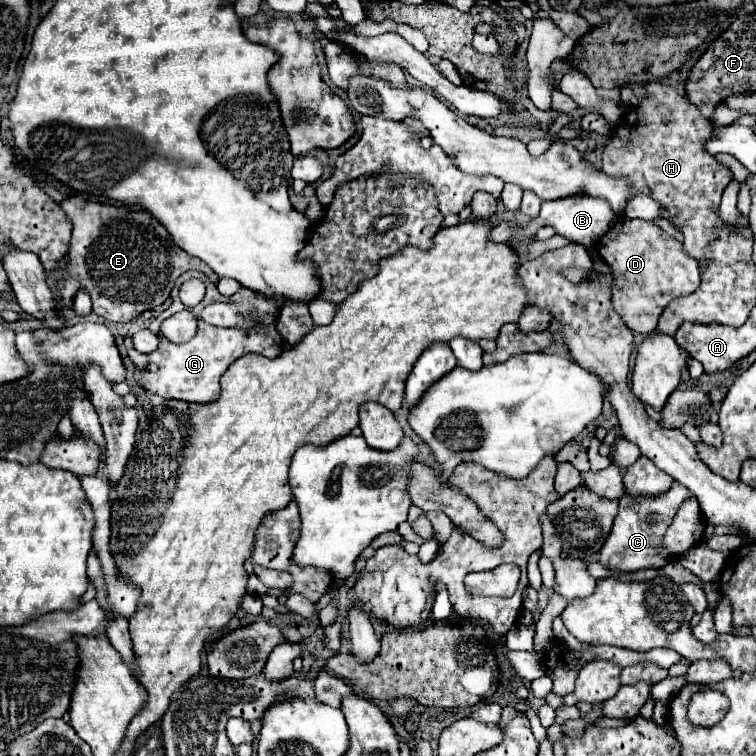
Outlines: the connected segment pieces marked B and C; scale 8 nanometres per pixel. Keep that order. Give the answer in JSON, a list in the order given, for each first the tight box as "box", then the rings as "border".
[{"box":[512,196,614,248],"border":[[[572,196],[572,198],[562,198],[562,200],[554,200],[554,202],[542,202],[540,214],[536,218],[532,218],[530,222],[526,222],[524,226],[516,228],[516,236],[512,238],[514,242],[526,242],[530,238],[534,238],[534,234],[542,228],[542,226],[550,226],[556,230],[556,234],[564,236],[570,242],[582,244],[586,248],[592,248],[598,238],[602,238],[602,234],[606,234],[606,230],[612,226],[614,222],[614,214],[608,206],[608,202],[600,200],[600,198],[584,198],[584,196]]]},{"box":[600,484,690,572],"border":[[[674,484],[670,492],[658,496],[658,498],[630,498],[622,496],[618,506],[618,516],[614,520],[610,538],[606,538],[602,550],[600,550],[600,564],[610,570],[620,572],[634,572],[642,568],[662,568],[668,562],[668,554],[662,552],[660,540],[670,526],[676,510],[688,498],[690,492],[682,484]]]}]

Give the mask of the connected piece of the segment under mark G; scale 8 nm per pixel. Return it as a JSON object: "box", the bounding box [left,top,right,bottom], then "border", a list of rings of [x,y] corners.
{"box":[134,270,286,402],"border":[[[190,270],[190,278],[196,276],[203,280],[206,284],[206,298],[196,306],[196,308],[186,308],[182,306],[182,302],[179,298],[179,289],[183,283],[183,274],[176,280],[172,289],[172,304],[160,312],[156,318],[152,318],[150,322],[150,330],[154,334],[158,334],[158,324],[172,316],[174,312],[178,310],[190,310],[196,318],[198,318],[198,332],[192,340],[188,340],[186,344],[170,344],[168,340],[160,338],[160,346],[158,350],[150,352],[148,354],[148,364],[144,366],[144,370],[138,370],[134,366],[134,380],[150,394],[156,394],[156,396],[162,396],[162,398],[176,398],[176,400],[184,400],[184,402],[214,402],[218,400],[218,394],[220,394],[220,376],[228,370],[228,366],[238,360],[240,356],[248,354],[248,352],[256,352],[256,354],[262,354],[262,356],[268,356],[268,358],[274,358],[278,356],[284,348],[286,348],[286,342],[284,338],[278,334],[278,320],[270,320],[270,322],[264,322],[266,324],[266,330],[260,330],[258,334],[256,332],[242,332],[242,330],[234,330],[234,328],[218,328],[218,326],[212,326],[208,322],[204,322],[200,318],[200,312],[202,308],[206,308],[208,304],[214,304],[214,302],[228,302],[226,296],[218,294],[216,290],[216,284],[210,282],[210,278],[206,277],[206,274],[202,272],[196,272],[196,270]]]}

